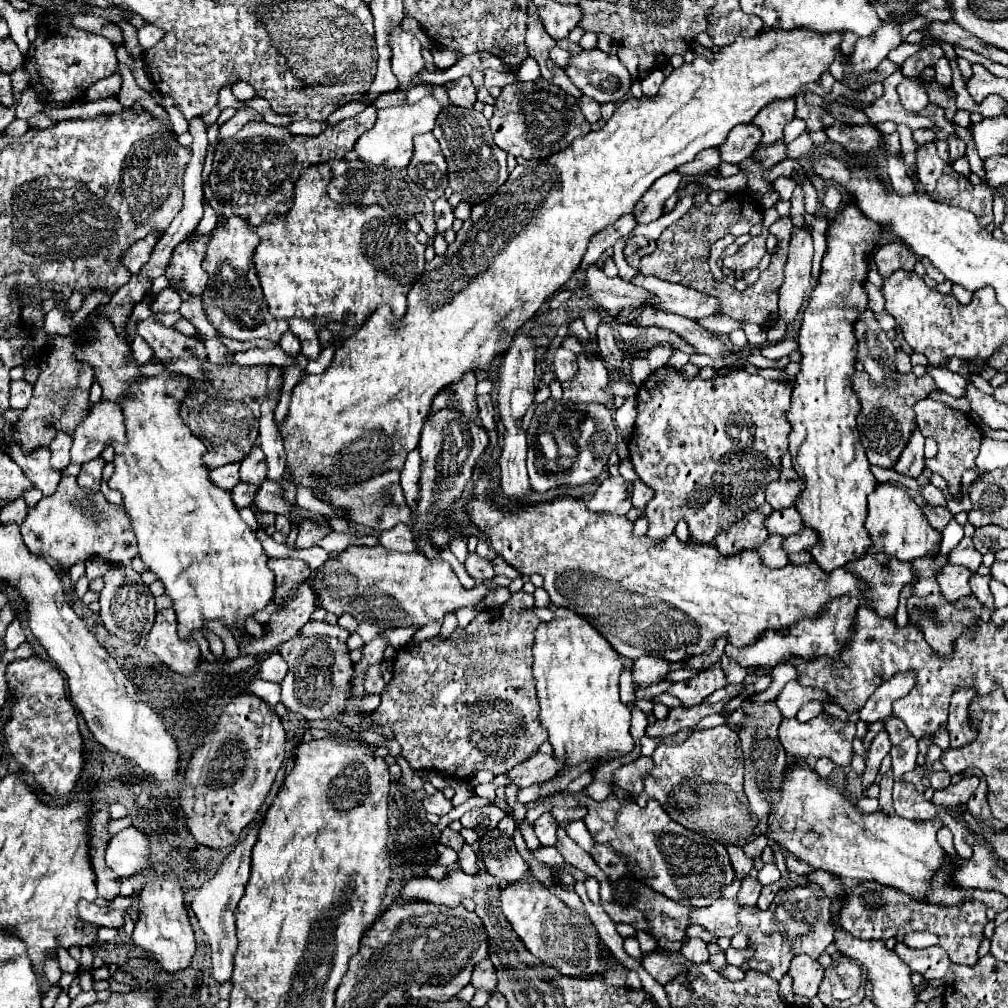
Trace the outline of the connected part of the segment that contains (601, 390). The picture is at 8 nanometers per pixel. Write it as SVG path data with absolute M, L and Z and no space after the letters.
M586 352L578 354L580 370L570 382L562 382L562 400L572 402L572 404L602 404L610 406L612 396L610 396L610 374L608 368L604 366L602 360L586 360Z

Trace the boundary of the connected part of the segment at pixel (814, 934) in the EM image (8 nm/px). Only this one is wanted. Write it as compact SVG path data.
M788 872L782 876L782 892L776 894L768 910L746 908L736 902L736 898L718 898L712 906L690 908L690 924L706 928L714 936L726 936L732 939L738 932L746 932L750 946L756 946L756 954L747 963L749 968L768 974L774 980L780 980L794 954L808 954L818 958L826 946L834 940L830 934L830 898L822 894L822 888L814 882L806 882L804 876Z

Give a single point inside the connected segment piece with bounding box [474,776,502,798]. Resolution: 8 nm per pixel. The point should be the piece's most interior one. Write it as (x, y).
(487, 790)

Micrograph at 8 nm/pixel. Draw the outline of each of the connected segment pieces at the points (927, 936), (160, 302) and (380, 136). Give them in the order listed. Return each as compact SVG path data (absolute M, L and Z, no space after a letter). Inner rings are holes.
M914 932L914 934L908 934L904 940L908 942L910 948L926 948L926 946L938 944L938 936L930 932Z
M172 288L162 290L152 304L152 312L176 312L178 308L180 308L180 296Z
M426 96L412 106L392 106L392 108L378 110L378 120L376 120L374 128L366 130L354 146L358 160L376 164L376 166L384 166L388 170L390 168L406 168L412 158L412 136L430 132L434 128L434 120L440 110L442 110L442 106L432 96Z

